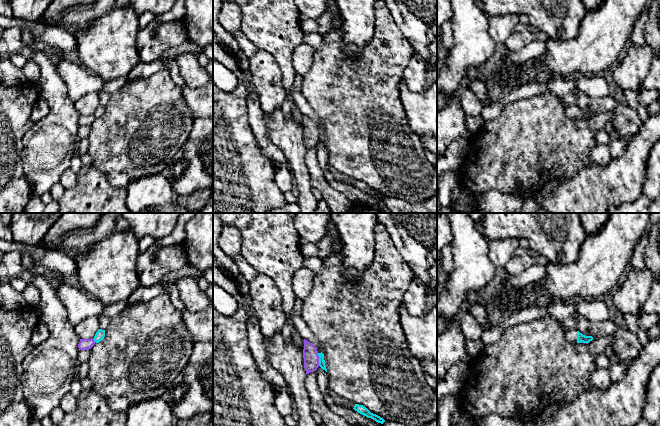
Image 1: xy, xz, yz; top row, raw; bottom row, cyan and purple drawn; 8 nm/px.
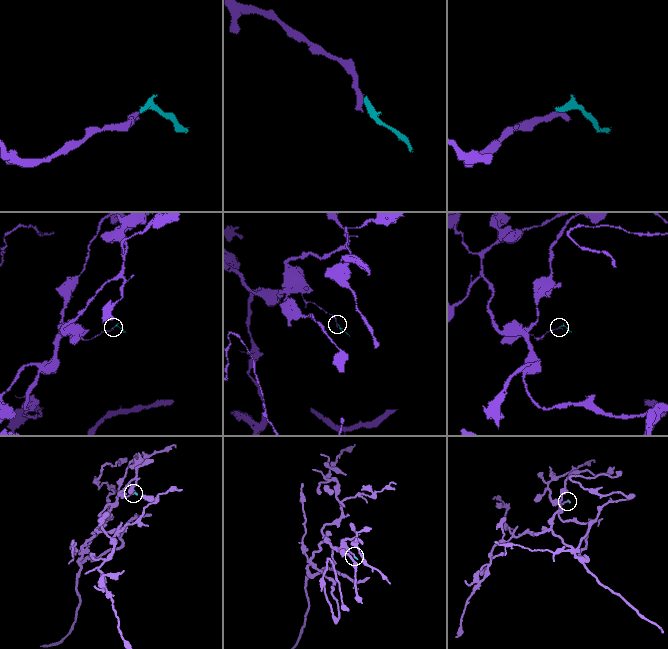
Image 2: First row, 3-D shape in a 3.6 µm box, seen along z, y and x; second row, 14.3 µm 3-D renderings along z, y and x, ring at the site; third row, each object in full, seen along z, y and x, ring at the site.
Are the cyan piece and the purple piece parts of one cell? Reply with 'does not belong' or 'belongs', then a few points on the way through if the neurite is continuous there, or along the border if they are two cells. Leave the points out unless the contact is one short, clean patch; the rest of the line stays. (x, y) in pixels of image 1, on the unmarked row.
does not belong; border along xz (317, 129), (319, 141)

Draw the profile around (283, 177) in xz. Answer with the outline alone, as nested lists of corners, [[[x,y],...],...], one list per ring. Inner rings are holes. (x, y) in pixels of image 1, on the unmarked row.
[[[287,162],[276,163],[274,180],[278,188],[284,193],[292,191],[294,176]]]

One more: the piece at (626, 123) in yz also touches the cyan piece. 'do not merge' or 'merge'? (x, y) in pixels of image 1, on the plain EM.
do not merge

